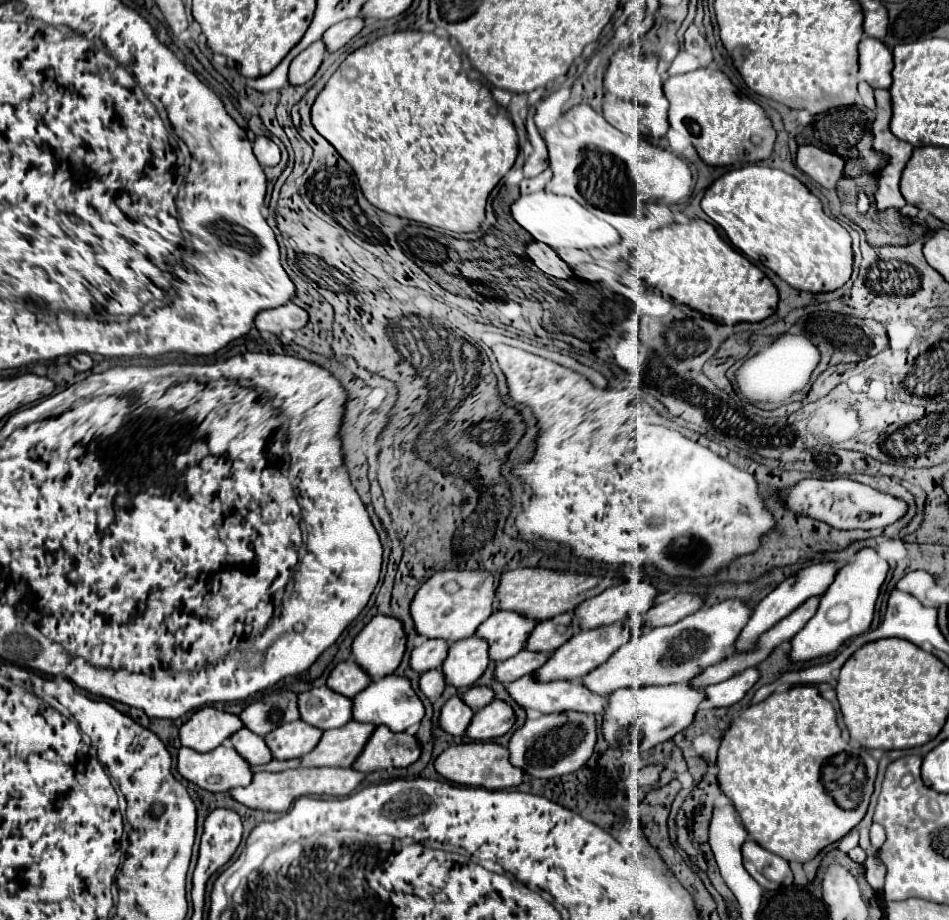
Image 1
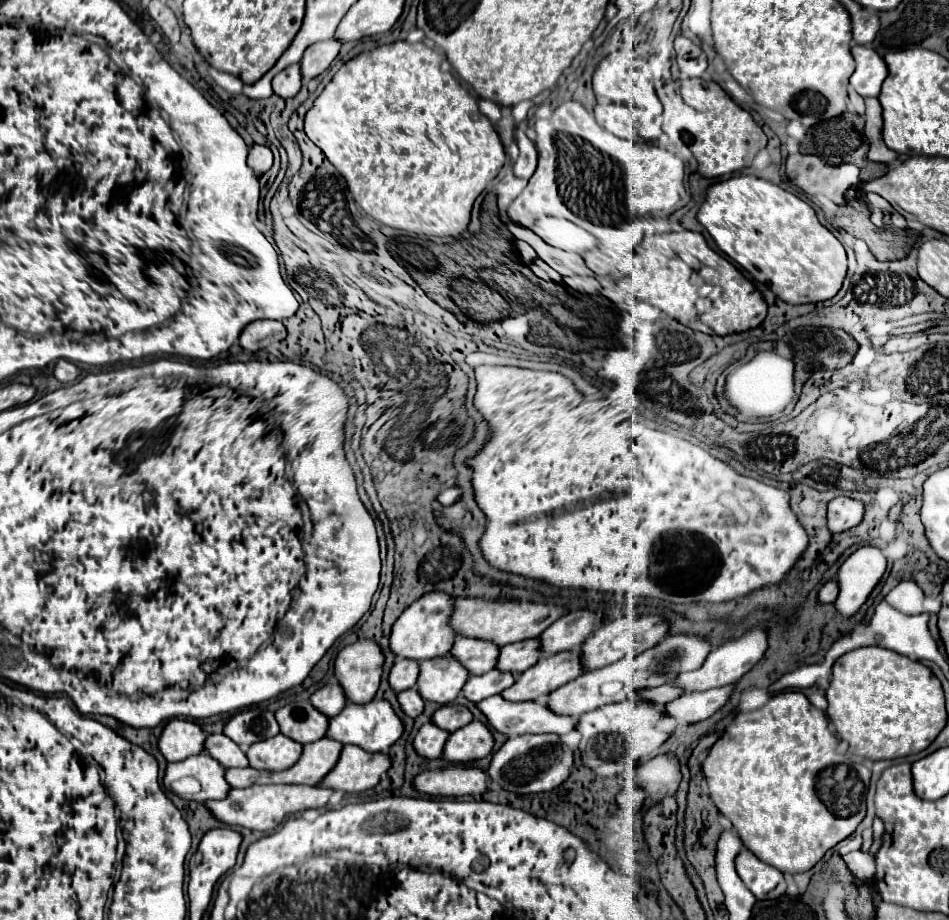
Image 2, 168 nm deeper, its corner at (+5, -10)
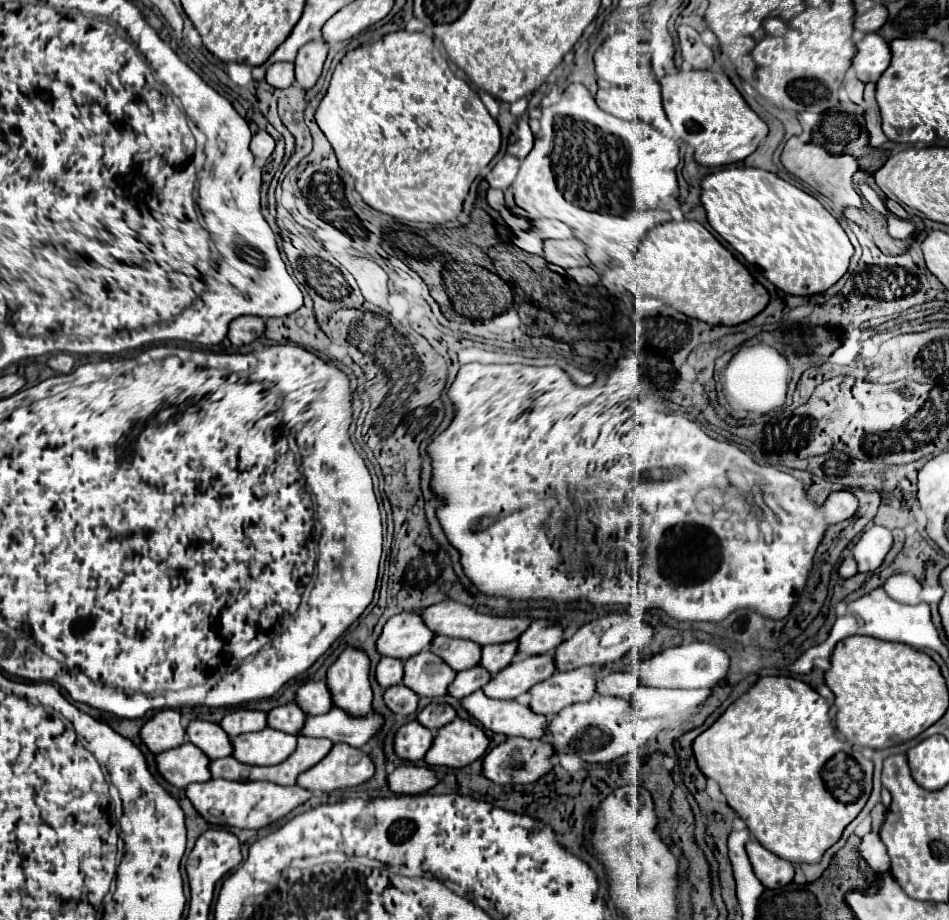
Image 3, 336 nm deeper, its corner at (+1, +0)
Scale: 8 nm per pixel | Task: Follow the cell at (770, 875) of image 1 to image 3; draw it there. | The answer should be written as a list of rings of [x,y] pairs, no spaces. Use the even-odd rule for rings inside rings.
[[[756,840],[746,844],[746,852],[754,868],[754,874],[764,884],[764,888],[780,888],[792,882],[794,878],[792,862],[772,854],[764,846],[760,846]]]

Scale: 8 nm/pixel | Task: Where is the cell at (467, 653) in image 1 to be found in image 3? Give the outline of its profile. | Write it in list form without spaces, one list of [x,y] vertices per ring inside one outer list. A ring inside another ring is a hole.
[[[424,650],[404,664],[404,684],[418,696],[444,696],[448,686],[456,678],[456,672],[436,654]]]

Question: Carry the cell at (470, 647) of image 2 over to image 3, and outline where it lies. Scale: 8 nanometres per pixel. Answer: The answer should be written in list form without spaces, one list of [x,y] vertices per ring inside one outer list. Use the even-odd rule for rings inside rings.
[[[436,636],[432,640],[430,650],[436,652],[440,658],[444,658],[444,662],[448,662],[456,672],[478,666],[482,658],[482,646],[464,638]]]

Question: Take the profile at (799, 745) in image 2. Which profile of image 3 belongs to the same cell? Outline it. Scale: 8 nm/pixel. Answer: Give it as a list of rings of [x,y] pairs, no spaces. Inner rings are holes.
[[[766,676],[730,704],[692,744],[698,768],[704,776],[712,776],[718,782],[728,806],[746,822],[752,836],[764,848],[790,862],[820,862],[822,854],[838,842],[844,828],[860,814],[872,790],[868,760],[866,770],[862,770],[854,758],[834,758],[846,750],[846,742],[836,738],[828,710],[830,704],[808,684],[786,676]]]

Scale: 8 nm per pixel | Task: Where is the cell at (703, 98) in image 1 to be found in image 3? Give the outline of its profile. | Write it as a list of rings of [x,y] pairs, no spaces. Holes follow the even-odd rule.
[[[676,72],[664,76],[660,86],[668,120],[674,128],[686,132],[686,142],[694,148],[694,158],[702,166],[718,168],[740,162],[750,156],[768,134],[768,126],[746,104],[742,94],[724,72]]]

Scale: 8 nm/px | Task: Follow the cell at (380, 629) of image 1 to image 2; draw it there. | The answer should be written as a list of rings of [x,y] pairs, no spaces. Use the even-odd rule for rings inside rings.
[[[358,640],[342,648],[334,662],[334,676],[352,704],[370,702],[378,690],[384,656],[376,642]]]

